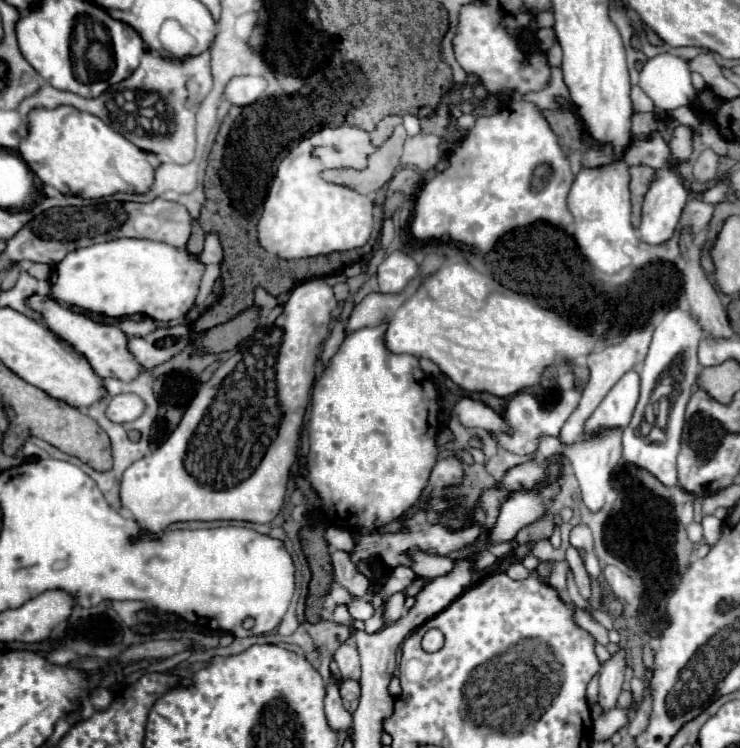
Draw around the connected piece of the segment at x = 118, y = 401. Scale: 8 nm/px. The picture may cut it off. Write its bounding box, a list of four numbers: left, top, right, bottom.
[106,394,144,424]

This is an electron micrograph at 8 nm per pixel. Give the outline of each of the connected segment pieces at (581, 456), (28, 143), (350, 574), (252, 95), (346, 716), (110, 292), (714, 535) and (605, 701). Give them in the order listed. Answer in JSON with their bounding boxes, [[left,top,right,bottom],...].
[[538,430,622,512],[18,106,154,198],[332,552,370,598],[224,76,266,106],[326,682,352,732],[48,238,204,322],[702,516,722,544],[598,648,626,710]]

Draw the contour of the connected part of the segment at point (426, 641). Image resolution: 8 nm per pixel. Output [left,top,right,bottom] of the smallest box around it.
[422,630,444,652]

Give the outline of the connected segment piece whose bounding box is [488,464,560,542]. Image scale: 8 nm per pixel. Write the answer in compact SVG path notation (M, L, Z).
M552 464L548 470L548 482L540 492L512 494L512 498L502 504L498 522L488 534L488 538L494 542L502 542L502 540L510 542L518 530L536 522L538 516L542 516L542 510L552 502L552 498L560 490L556 472L558 472L558 464Z

